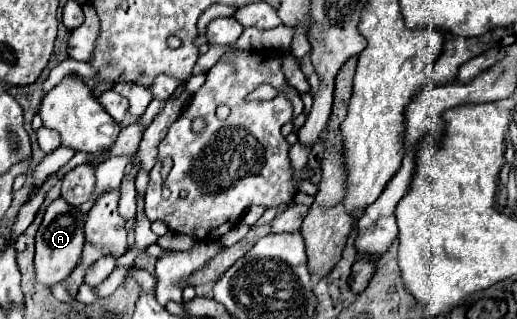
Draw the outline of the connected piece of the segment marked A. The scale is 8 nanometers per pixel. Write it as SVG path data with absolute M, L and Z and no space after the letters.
M57 198L47 208L45 218L37 232L37 246L35 246L35 272L41 284L53 286L57 282L63 282L75 270L75 266L81 260L81 250L85 244L83 222L85 222L85 214L79 208L67 206L63 198Z

